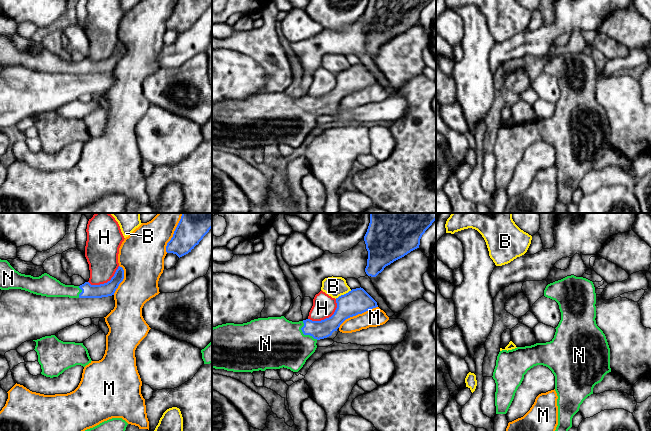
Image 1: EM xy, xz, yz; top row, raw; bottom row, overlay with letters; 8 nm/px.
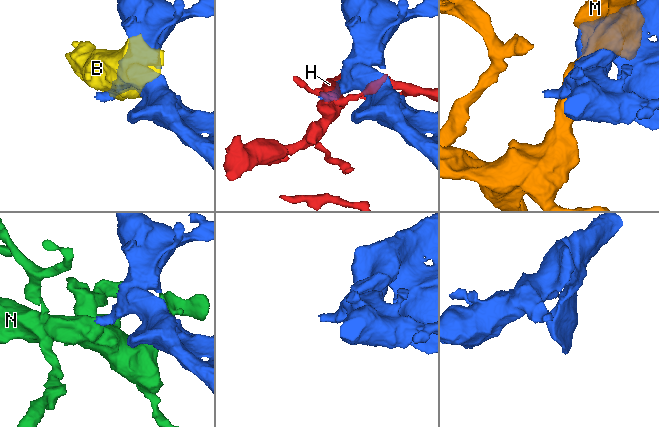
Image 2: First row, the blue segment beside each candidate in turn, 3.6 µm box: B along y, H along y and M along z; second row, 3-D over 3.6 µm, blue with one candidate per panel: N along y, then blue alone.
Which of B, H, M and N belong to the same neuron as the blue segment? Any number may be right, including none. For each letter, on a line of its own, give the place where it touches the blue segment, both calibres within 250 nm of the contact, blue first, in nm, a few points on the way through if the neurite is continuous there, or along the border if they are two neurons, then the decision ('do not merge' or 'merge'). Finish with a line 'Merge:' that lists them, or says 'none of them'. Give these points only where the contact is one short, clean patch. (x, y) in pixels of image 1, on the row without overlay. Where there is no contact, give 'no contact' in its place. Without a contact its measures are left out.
B: meets blue in xz at (344, 70); 200 nm thick on the blue side, 160 nm on the other; do not merge
H: meets blue in xz at (327, 94); 190 nm thick on the blue side, 190 nm on the other; do not merge
M: meets blue in xz at (357, 90); 200 nm thick on the blue side, 150 nm on the other; do not merge
N: meets blue in xz at (304, 110); 150 nm thick on the blue side, 420 nm on the other; runs through xz (322, 105), (309, 107), (304, 110), (295, 118), (274, 118); merge
Merge: N

